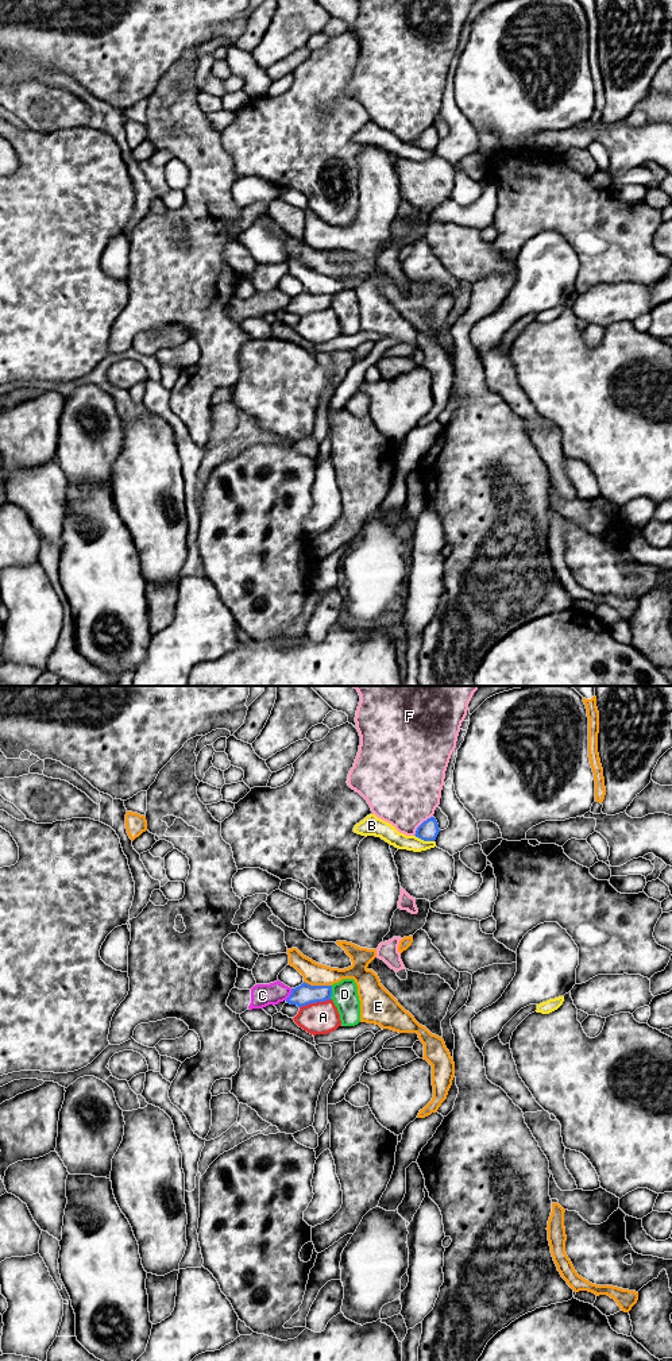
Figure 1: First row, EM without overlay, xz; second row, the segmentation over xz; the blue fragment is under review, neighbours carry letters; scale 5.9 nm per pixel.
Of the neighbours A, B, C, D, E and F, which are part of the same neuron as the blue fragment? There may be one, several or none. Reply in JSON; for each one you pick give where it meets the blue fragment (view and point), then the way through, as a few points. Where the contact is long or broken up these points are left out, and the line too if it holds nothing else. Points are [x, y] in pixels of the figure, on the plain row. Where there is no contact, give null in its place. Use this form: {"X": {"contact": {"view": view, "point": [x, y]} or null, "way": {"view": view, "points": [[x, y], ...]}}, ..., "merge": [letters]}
{"merge": []}

